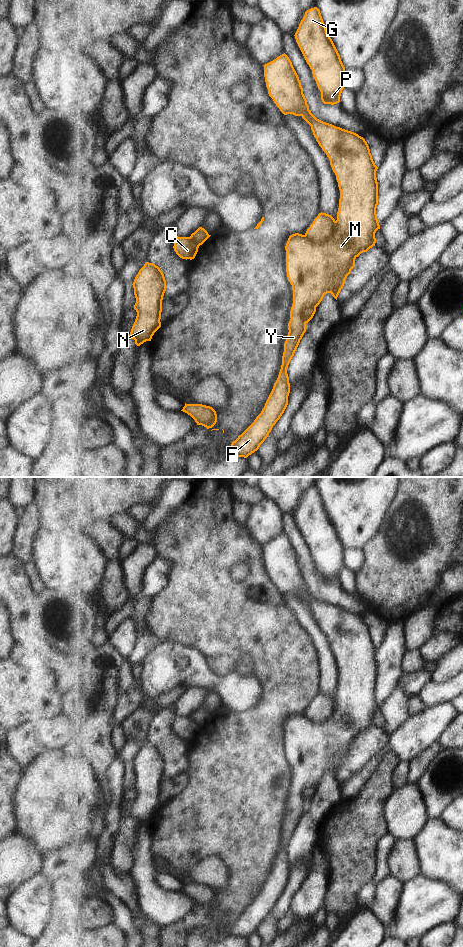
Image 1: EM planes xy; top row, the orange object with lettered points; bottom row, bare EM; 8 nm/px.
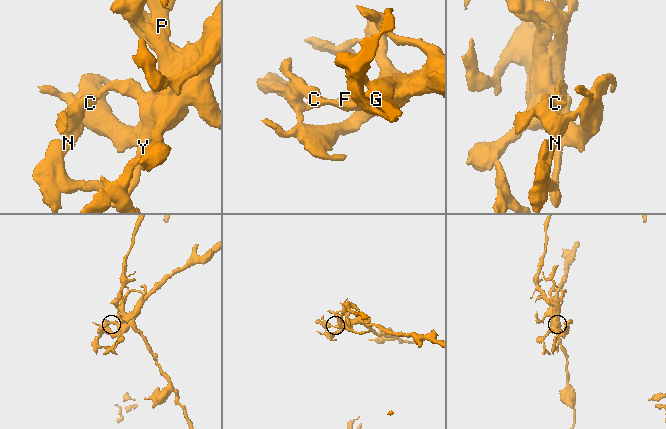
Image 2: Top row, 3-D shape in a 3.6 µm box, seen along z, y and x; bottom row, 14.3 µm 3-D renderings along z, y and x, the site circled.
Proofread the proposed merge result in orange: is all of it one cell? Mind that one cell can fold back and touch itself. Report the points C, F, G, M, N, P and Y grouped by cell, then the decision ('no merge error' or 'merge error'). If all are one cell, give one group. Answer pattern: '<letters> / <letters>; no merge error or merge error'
C G N P / F M Y; merge error

